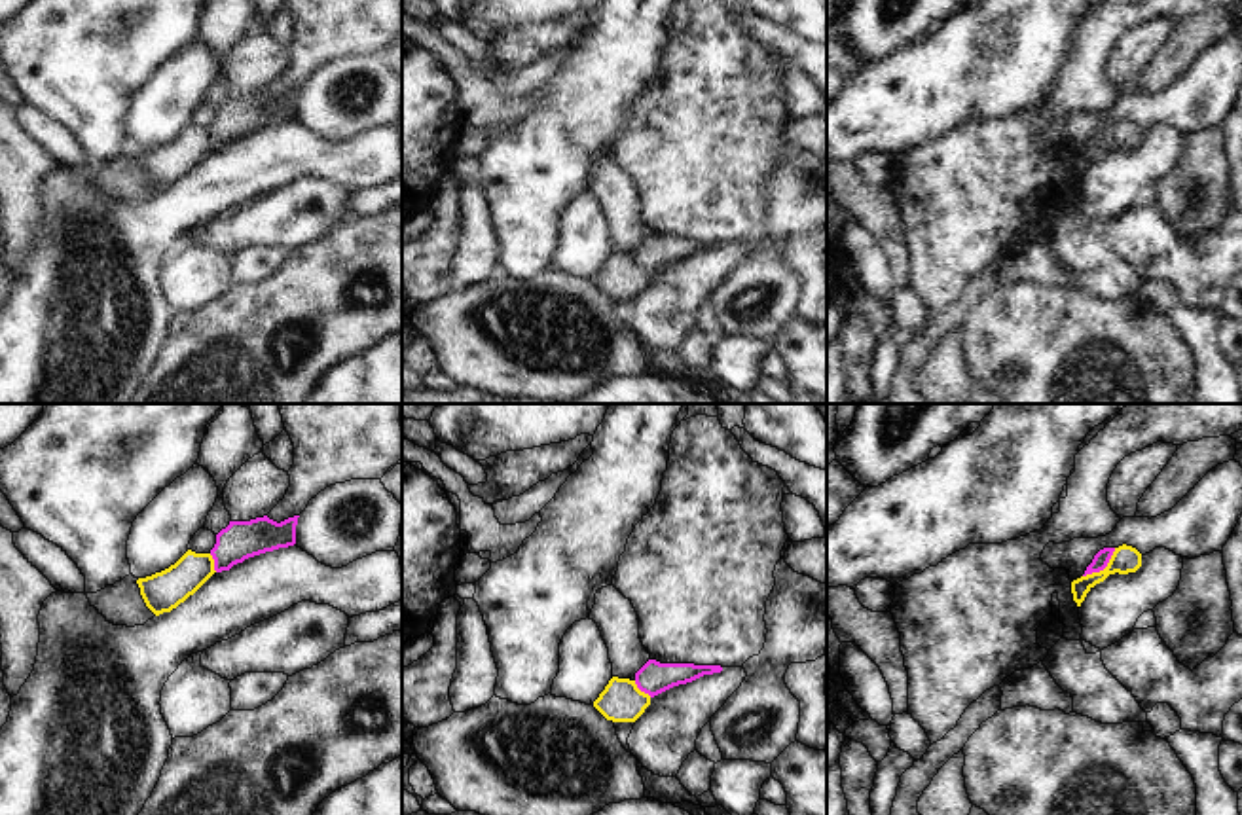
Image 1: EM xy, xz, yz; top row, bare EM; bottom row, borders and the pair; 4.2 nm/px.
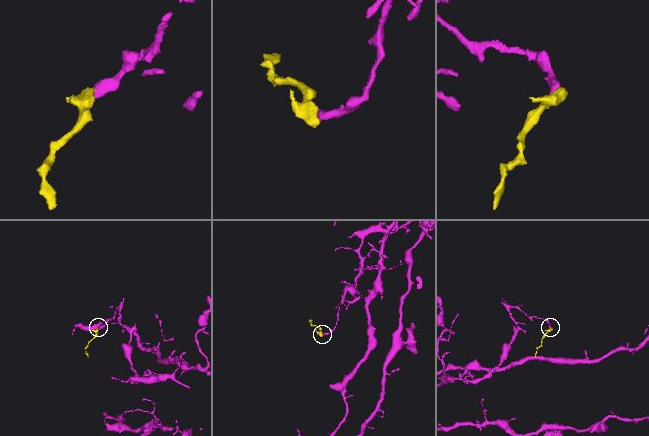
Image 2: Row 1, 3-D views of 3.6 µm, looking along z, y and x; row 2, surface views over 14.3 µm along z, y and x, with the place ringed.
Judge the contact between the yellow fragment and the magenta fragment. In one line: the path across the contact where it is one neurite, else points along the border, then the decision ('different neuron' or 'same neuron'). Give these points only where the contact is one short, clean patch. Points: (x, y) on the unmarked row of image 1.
along yz (1115, 124), (1102, 144), (1083, 152) | different neuron

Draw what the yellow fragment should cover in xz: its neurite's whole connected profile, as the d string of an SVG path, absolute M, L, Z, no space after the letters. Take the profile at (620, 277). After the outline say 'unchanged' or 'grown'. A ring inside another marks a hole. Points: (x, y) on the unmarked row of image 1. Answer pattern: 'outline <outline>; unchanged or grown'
outline M612 252L594 282L612 298L635 298L650 281L650 271L635 256Z; unchanged

